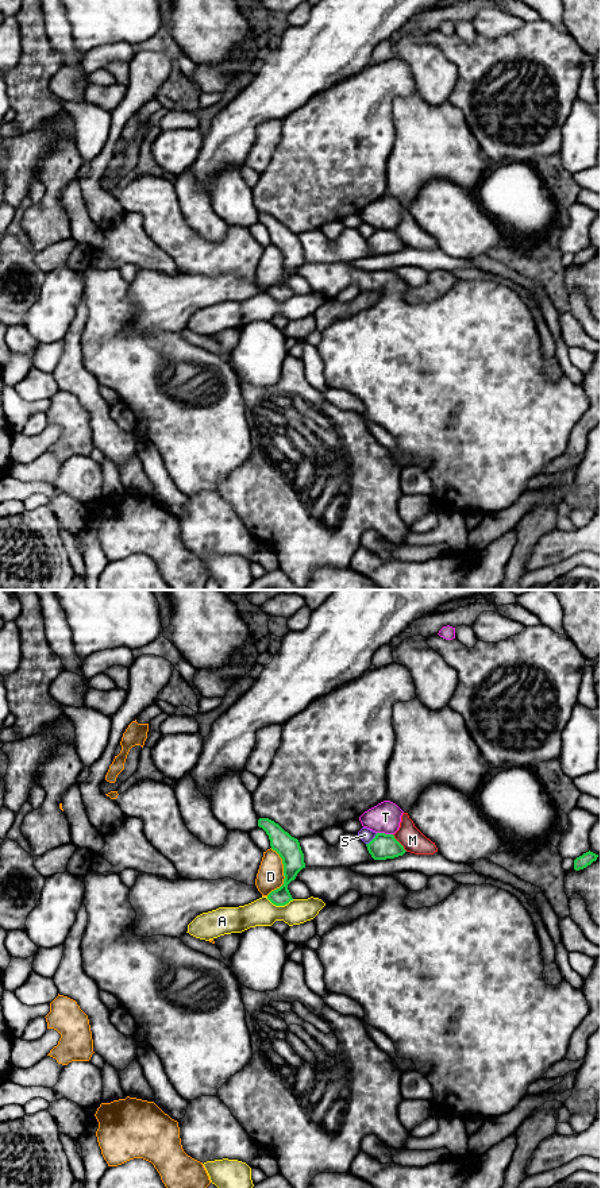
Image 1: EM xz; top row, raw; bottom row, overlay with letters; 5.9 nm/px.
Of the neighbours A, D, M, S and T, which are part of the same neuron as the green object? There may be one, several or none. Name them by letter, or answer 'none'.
none

